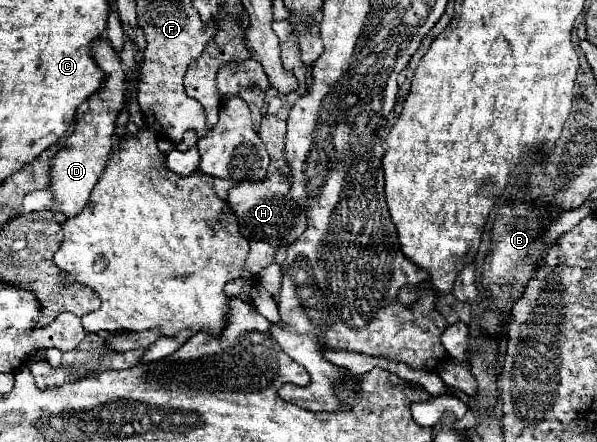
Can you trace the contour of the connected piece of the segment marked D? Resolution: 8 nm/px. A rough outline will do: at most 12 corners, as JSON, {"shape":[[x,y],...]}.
{"shape":[[104,38],[104,70],[88,112],[50,166],[48,188],[64,218],[86,206],[108,164],[126,76]]}

